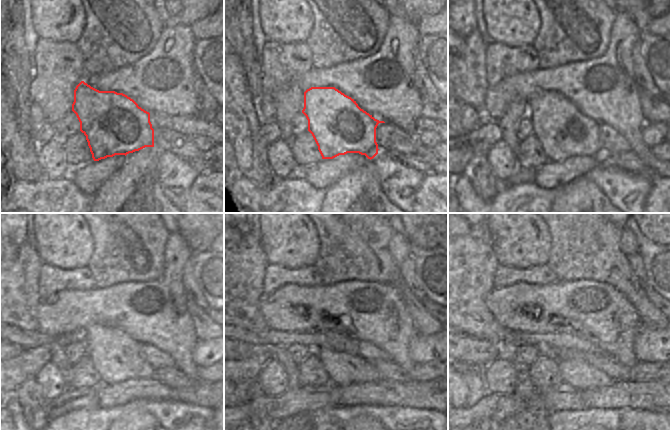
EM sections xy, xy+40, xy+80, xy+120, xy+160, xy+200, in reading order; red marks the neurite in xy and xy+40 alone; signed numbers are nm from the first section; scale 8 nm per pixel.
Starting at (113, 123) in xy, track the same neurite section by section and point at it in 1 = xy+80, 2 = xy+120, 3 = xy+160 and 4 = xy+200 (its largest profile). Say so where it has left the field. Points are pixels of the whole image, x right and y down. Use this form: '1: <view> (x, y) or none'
1: xy+80 (563, 131)
2: xy+120 (115, 355)
3: xy+160 (343, 368)
4: xy+200 (575, 372)

